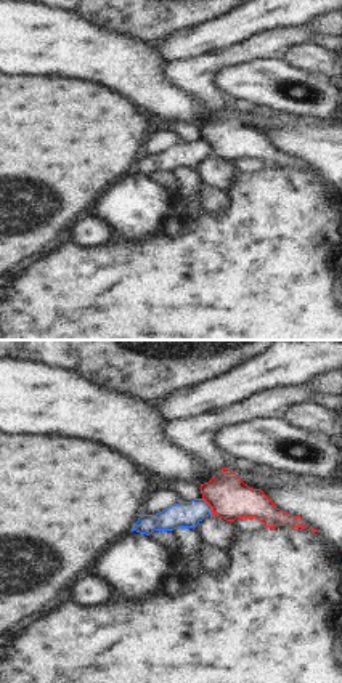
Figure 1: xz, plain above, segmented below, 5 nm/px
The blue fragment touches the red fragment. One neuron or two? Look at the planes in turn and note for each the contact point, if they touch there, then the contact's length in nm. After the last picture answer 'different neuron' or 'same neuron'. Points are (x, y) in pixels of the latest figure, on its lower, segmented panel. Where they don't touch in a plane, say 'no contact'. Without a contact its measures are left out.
(209, 505) | 100 nm

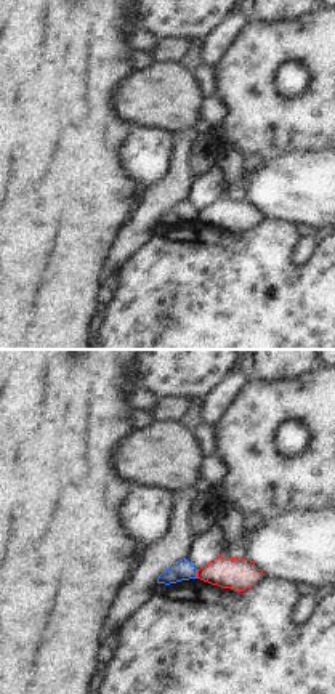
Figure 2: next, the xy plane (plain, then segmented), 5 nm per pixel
(196, 574) | 50 nm

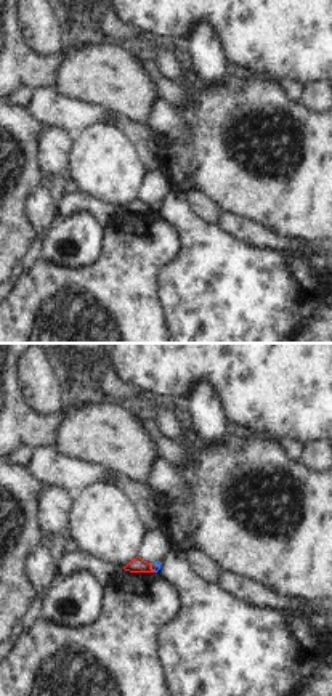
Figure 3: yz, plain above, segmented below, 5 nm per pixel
(151, 568) | 60 nm

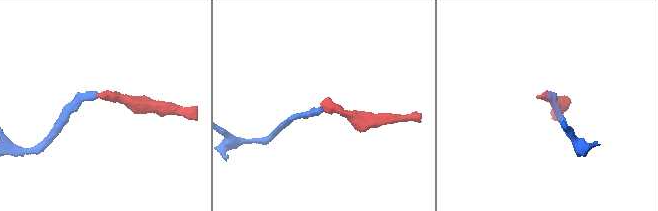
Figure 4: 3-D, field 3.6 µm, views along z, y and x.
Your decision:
different neuron

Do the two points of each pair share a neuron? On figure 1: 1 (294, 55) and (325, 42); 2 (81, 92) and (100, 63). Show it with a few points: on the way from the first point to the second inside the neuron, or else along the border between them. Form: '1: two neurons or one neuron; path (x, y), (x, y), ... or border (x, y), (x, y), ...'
1: two neurons; border (310, 40), (325, 50)
2: two neurons; border (52, 76), (89, 79), (122, 96)

